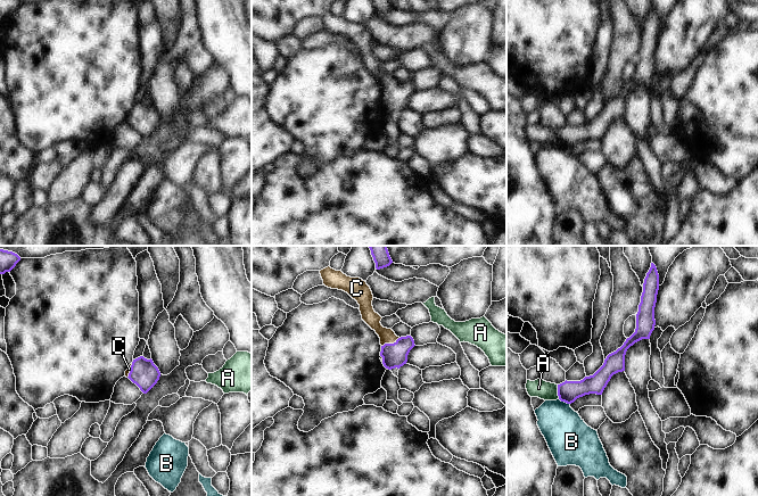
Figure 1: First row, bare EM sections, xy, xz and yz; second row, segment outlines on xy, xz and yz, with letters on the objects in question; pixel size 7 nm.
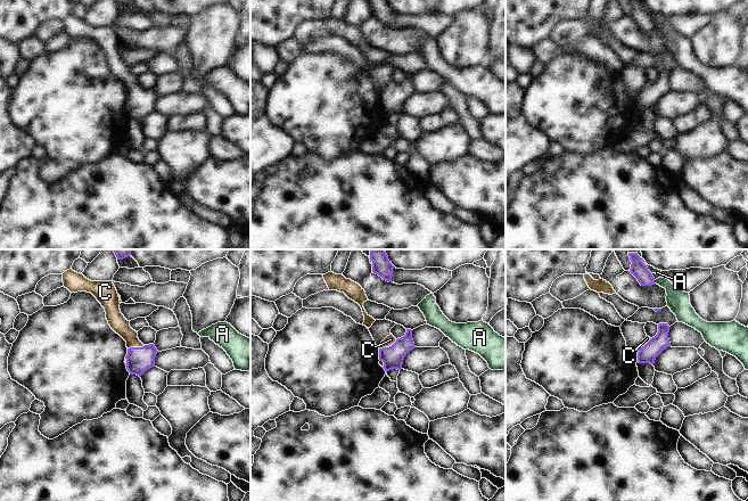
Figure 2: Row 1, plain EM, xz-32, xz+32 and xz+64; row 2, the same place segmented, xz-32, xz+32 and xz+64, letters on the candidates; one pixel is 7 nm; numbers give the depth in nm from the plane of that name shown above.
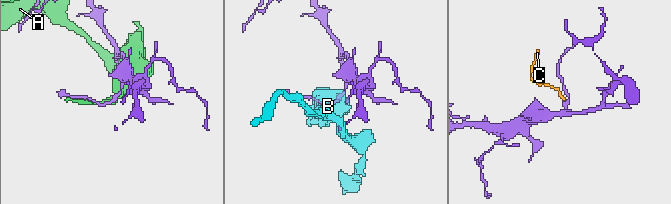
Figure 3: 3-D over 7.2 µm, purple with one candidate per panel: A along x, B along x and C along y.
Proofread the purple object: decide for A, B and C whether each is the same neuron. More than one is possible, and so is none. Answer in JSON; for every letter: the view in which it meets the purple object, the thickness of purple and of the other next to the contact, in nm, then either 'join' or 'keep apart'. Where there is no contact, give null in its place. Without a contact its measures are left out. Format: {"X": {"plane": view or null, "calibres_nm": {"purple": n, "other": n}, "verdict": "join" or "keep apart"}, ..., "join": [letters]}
{"A": {"plane": "yz", "calibres_nm": {"purple": 160, "other": 130}, "verdict": "keep apart"}, "B": {"plane": "yz", "calibres_nm": {"purple": 160, "other": 320}, "verdict": "keep apart"}, "C": {"plane": "xz", "calibres_nm": {"purple": 180, "other": 110}, "verdict": "join"}, "join": ["C"]}

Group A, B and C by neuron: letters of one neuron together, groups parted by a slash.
A / B / C

